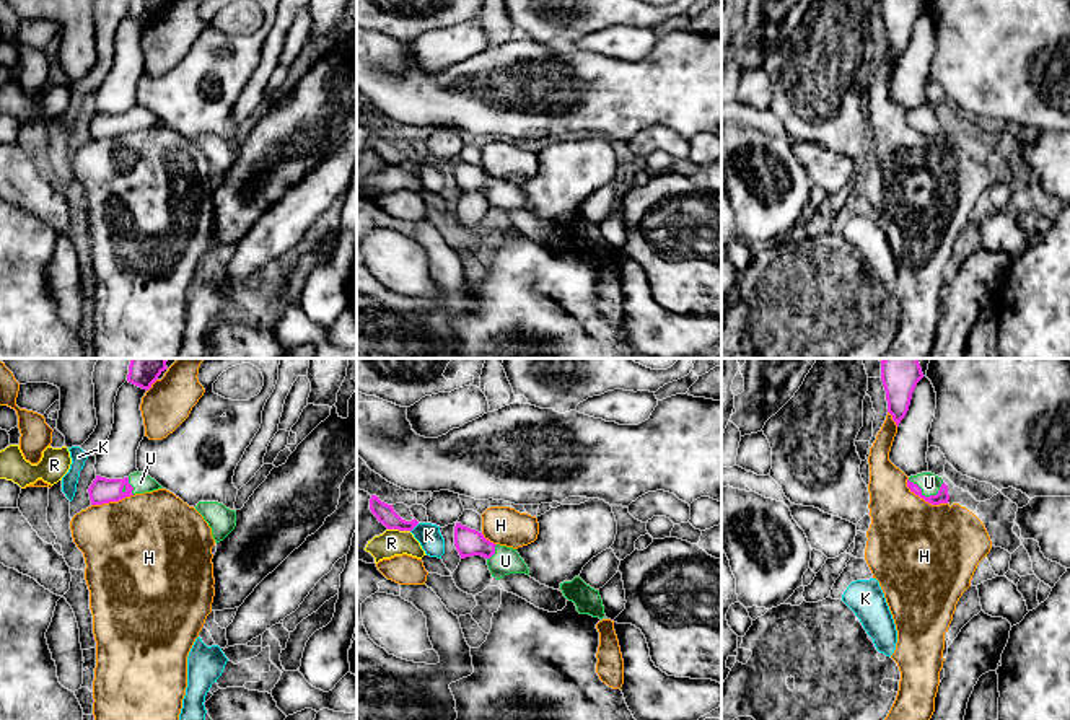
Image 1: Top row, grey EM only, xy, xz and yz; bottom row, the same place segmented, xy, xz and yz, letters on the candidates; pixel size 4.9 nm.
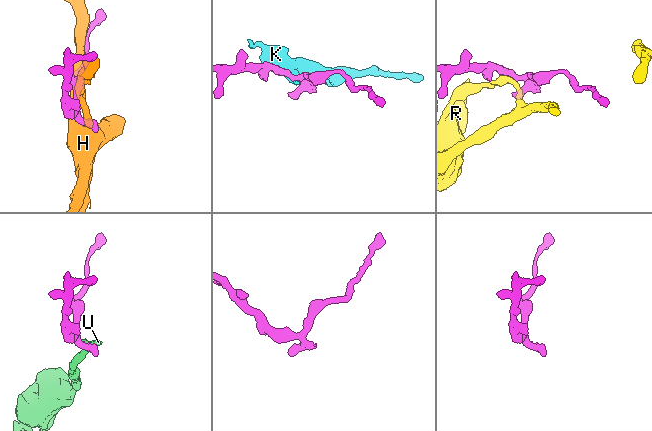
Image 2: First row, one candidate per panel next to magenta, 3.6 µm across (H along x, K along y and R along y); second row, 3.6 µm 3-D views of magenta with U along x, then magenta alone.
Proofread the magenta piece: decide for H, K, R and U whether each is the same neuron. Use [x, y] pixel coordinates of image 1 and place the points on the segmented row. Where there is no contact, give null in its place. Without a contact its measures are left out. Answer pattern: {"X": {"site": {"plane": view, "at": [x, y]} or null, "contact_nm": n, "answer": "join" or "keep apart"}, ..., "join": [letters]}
{"H": {"site": {"plane": "yz", "at": [924, 499]}, "contact_nm": 240, "answer": "keep apart"}, "K": {"site": {"plane": "xz", "at": [414, 526]}, "contact_nm": 60, "answer": "keep apart"}, "R": {"site": {"plane": "xz", "at": [399, 530]}, "contact_nm": 110, "answer": "keep apart"}, "U": {"site": {"plane": "yz", "at": [927, 497]}, "contact_nm": 180, "answer": "join"}, "join": ["U"]}

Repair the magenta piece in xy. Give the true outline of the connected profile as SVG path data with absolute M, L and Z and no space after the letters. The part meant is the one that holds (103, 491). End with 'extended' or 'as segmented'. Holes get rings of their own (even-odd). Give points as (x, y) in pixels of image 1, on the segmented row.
M134 472L124 479L106 479L96 476L88 489L91 505L119 502L135 494L145 494L163 489L155 479L143 472Z; extended

